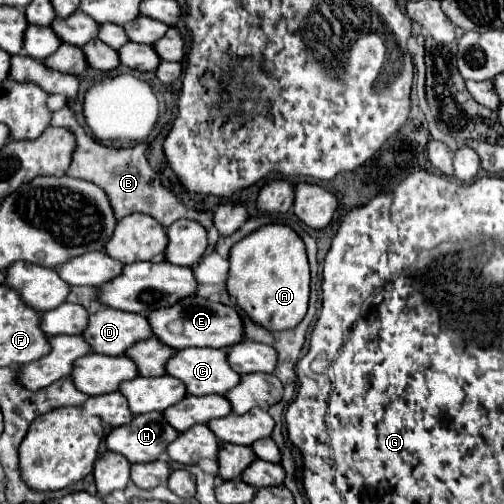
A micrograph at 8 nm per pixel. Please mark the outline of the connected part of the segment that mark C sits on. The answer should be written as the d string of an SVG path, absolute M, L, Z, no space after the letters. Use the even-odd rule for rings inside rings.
M177 350L167 360L165 372L179 378L185 384L187 394L193 396L225 394L239 384L239 374L229 368L225 350Z

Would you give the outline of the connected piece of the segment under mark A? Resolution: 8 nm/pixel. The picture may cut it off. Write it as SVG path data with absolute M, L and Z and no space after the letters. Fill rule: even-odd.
M267 224L251 232L231 248L229 264L227 292L251 322L281 332L295 328L303 320L309 302L311 272L305 244L289 226Z

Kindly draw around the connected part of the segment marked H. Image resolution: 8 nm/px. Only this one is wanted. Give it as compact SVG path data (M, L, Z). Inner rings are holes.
M147 412L135 416L125 426L113 428L105 436L105 444L107 450L125 456L131 464L153 462L177 434L179 432L167 424L161 412Z

